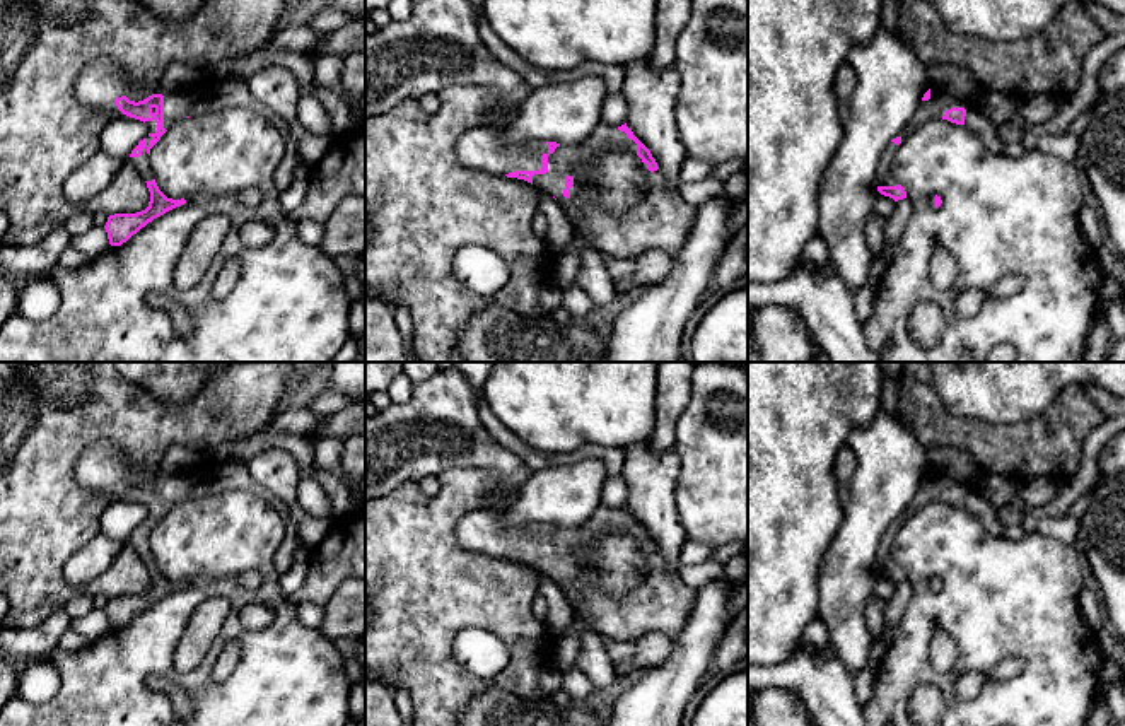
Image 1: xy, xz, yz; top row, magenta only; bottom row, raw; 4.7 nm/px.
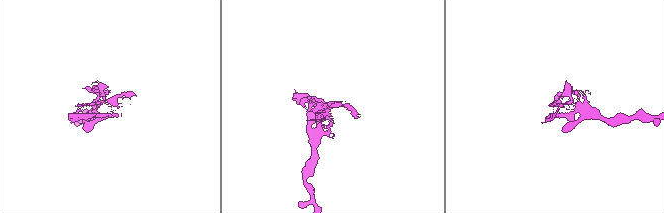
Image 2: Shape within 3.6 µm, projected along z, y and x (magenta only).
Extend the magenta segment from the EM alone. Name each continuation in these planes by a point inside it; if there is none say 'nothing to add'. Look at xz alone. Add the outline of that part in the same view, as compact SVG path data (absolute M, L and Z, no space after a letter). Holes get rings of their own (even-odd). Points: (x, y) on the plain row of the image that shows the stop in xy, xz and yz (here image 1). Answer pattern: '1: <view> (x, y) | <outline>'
1: xz (439, 427) | M449 367L413 384L411 398L406 403L391 403L376 417L365 417L365 501L381 499L406 482L420 483L427 477L439 477L456 466L492 470L500 478L495 490L500 502L471 511L459 519L456 538L464 550L497 559L534 553L534 571L555 579L570 601L575 620L586 622L601 637L635 644L644 635L657 632L676 641L693 610L697 589L683 584L659 553L647 552L647 547L637 538L637 526L618 509L601 504L589 524L560 528L553 536L548 535L546 524L505 526L502 523L502 506L531 477L533 470L500 446L480 422L478 401L481 396L481 386L471 384L463 372ZM609 530L635 536L649 565L645 581L618 596L606 594L594 571L579 557L584 547L596 545Z

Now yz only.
1: yz (939, 485) | M930 470L930 482L918 487L918 492L910 502L908 512L900 519L905 521L910 512L915 512L929 502L942 501L951 490L965 490L965 507L975 512L992 535L1002 535L1006 524L999 518L999 509L992 506L985 497L982 497L976 487L956 482L937 470Z

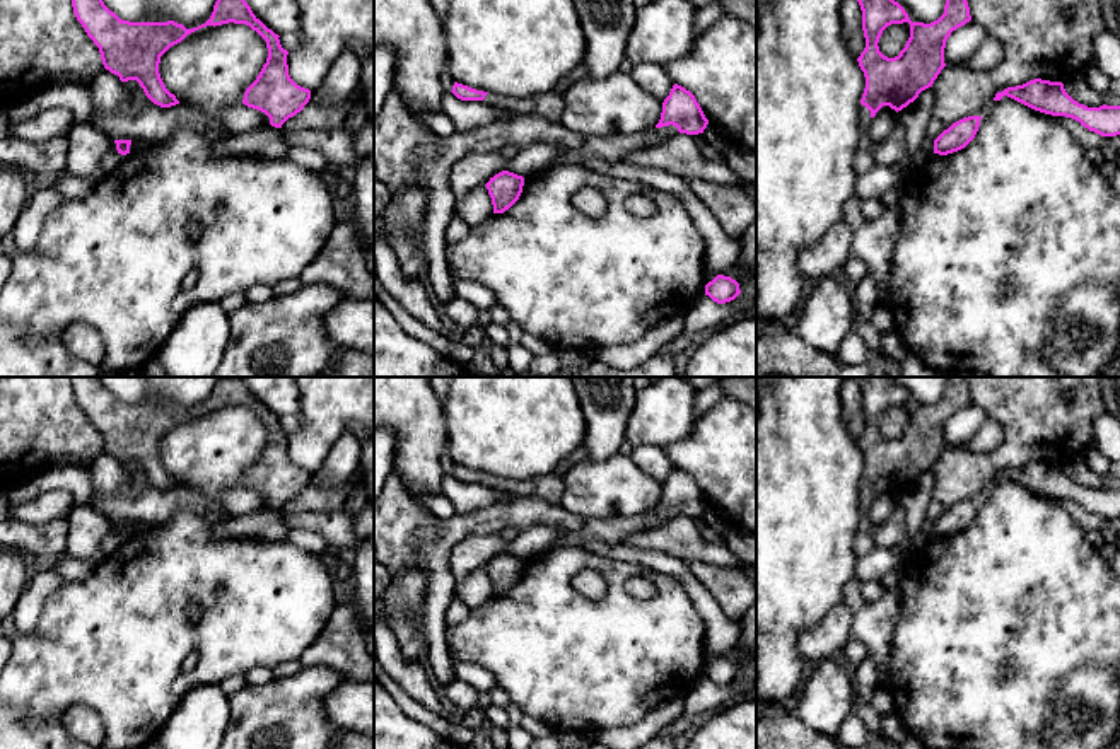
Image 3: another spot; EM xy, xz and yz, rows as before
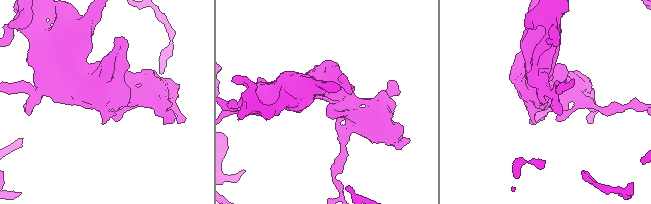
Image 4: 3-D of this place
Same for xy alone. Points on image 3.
nothing to add

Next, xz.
nothing to add

